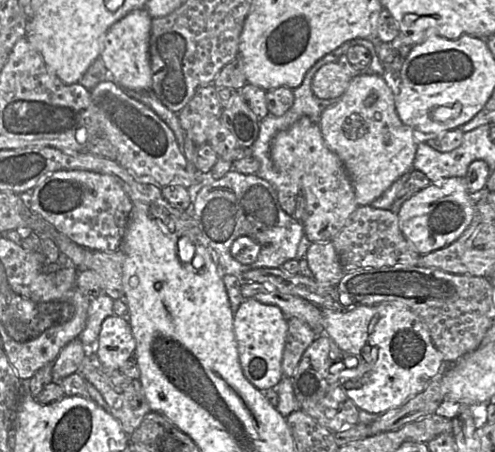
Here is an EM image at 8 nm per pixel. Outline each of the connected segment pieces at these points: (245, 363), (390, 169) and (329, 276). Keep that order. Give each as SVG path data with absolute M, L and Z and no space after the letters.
M244 300L234 314L233 329L241 368L247 380L260 391L275 388L284 377L282 359L288 331L287 318L275 305Z
M360 73L338 101L321 114L319 125L327 147L343 163L359 206L371 205L398 178L413 170L419 133L405 125L395 108L395 95L382 76Z
M313 242L304 258L313 278L324 285L337 286L345 272L332 242Z

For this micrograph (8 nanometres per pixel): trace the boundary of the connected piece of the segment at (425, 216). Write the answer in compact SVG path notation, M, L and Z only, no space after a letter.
M466 176L445 178L431 182L403 203L398 213L399 225L407 240L425 255L456 241L470 225L474 210L475 202L467 189Z

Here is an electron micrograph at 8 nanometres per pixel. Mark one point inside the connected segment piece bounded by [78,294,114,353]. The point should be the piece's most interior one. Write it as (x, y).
(101, 307)

